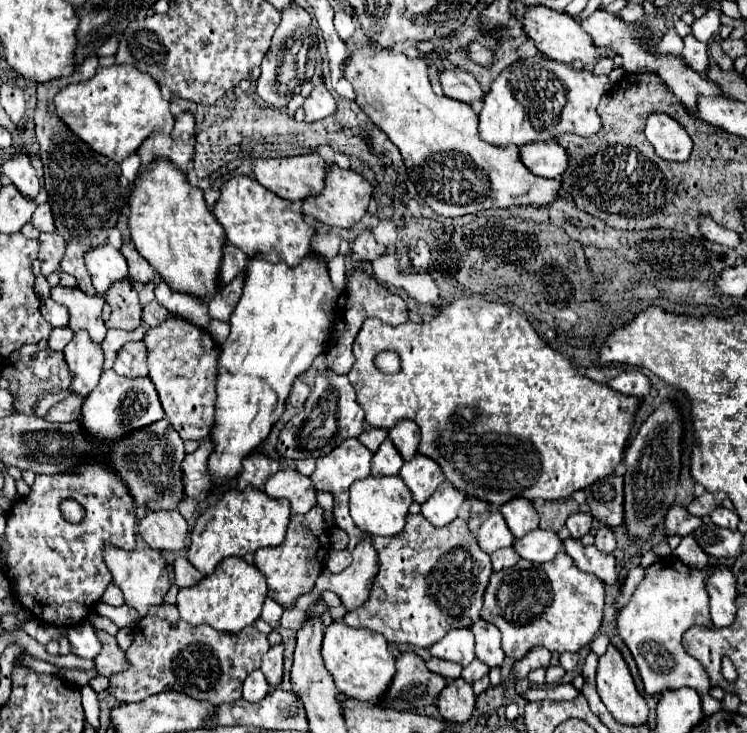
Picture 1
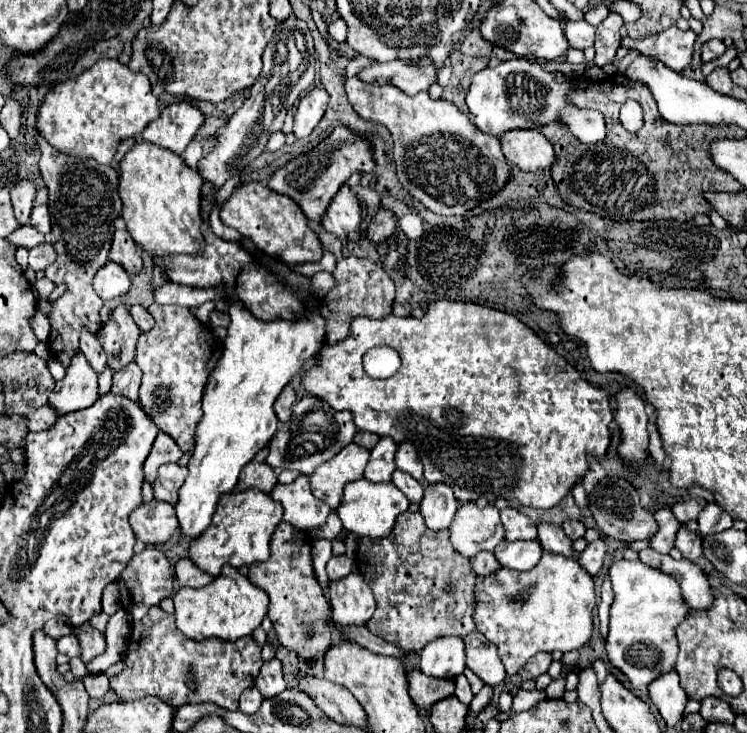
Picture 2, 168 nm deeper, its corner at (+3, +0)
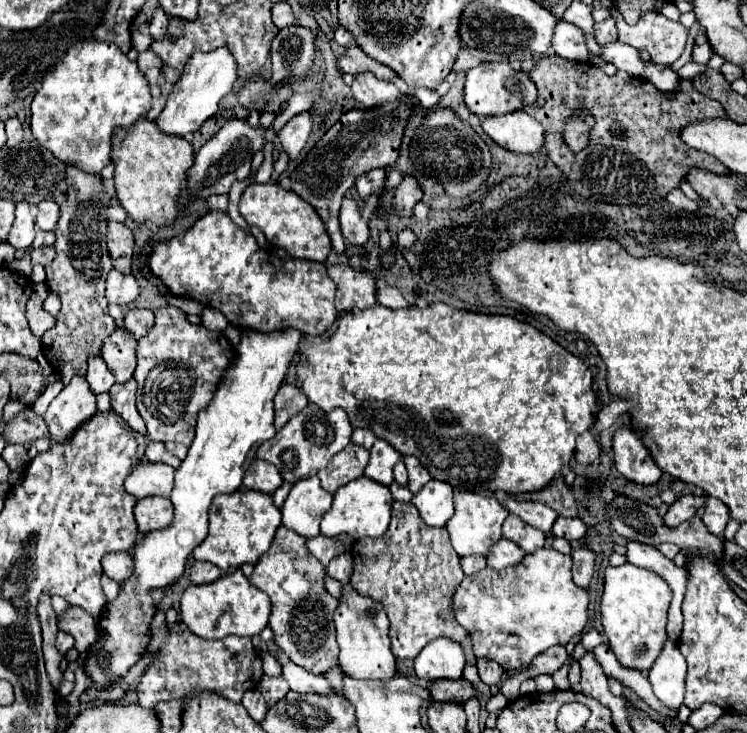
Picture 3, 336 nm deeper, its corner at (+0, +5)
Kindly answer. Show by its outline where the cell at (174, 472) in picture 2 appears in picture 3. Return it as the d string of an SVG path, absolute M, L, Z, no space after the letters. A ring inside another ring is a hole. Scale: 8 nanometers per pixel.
M140 462L136 470L128 474L128 478L124 480L124 486L128 494L134 494L138 500L146 496L156 496L156 494L162 494L164 498L168 498L174 488L174 468L166 464Z

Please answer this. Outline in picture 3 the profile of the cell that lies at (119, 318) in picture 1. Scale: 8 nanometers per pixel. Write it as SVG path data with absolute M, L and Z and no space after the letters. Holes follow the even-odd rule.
M118 328L116 334L104 340L102 358L118 384L128 382L136 368L136 340L124 328Z

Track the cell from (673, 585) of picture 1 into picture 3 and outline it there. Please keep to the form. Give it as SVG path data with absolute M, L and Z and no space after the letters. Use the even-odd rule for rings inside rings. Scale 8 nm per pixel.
M628 562L604 570L604 592L600 600L602 634L622 666L640 672L650 670L666 640L666 612L670 600L672 592L668 584L650 570L642 570Z

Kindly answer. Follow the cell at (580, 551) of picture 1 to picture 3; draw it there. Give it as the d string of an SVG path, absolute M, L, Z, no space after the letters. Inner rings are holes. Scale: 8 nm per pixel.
M506 496L502 500L502 506L510 512L528 522L534 528L540 528L546 536L552 536L552 524L558 518L558 514L542 504L542 502L532 502L532 500L516 500L514 496Z

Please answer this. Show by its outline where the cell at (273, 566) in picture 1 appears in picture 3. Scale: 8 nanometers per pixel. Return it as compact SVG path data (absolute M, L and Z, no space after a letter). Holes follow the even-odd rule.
M284 526L276 530L272 546L256 562L250 576L250 582L270 596L272 614L268 624L274 632L274 642L292 662L312 674L324 674L338 666L338 646L332 626L338 600L324 590L324 576L326 568L306 548L306 538Z

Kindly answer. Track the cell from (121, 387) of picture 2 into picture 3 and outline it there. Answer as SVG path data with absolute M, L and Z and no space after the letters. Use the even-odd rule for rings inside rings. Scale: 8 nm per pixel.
M134 378L126 384L114 384L110 390L110 404L112 410L134 430L146 434L146 424L136 410L136 382Z

